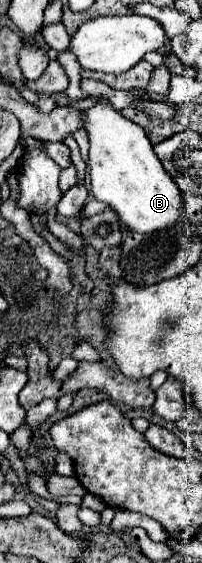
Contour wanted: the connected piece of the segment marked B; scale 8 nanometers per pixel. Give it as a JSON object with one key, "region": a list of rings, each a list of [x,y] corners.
{"region":[[[97,99],[93,107],[81,113],[83,129],[89,137],[89,175],[93,197],[113,207],[131,231],[159,231],[159,227],[171,227],[171,223],[183,219],[183,195],[163,169],[143,127],[125,119],[105,99]]]}

